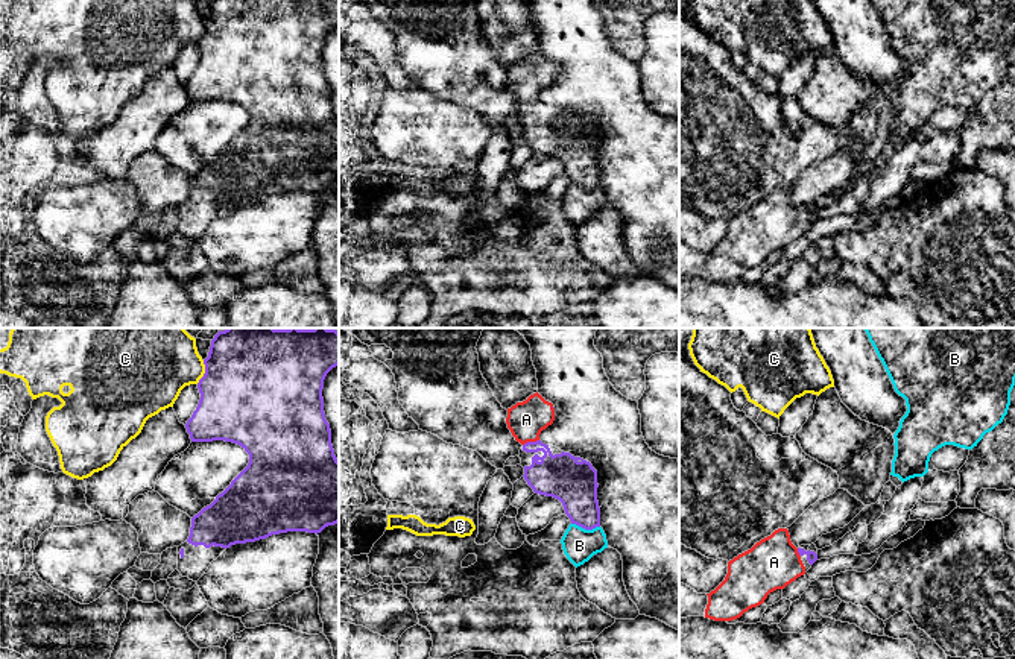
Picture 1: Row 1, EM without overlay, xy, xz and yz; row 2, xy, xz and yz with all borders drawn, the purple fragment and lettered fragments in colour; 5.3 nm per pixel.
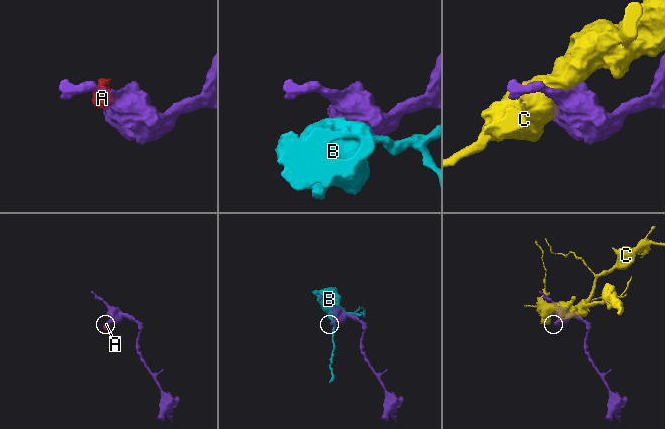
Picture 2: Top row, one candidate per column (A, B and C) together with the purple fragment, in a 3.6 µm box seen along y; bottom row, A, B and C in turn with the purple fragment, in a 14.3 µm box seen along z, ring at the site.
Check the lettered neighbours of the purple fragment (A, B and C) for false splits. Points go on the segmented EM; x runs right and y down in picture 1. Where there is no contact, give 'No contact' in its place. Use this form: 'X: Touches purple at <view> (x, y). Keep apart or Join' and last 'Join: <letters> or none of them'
A: Touches purple at xz (531, 442). Join
B: Touches purple at xz (585, 529). Keep apart
C: Touches purple at xy (205, 372). Keep apart
Join: A

